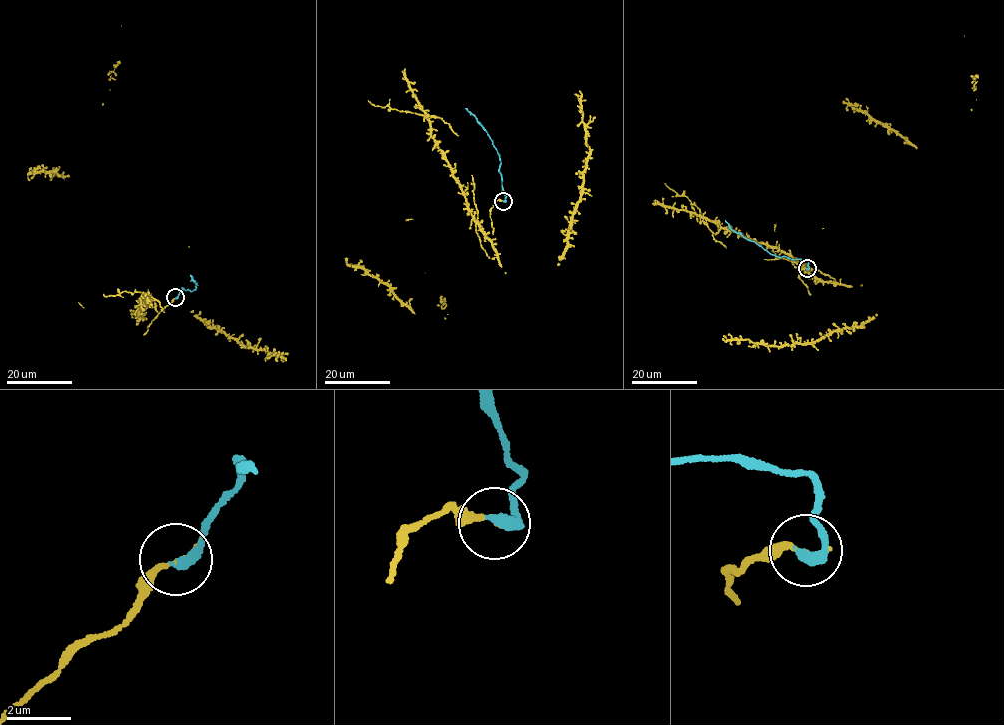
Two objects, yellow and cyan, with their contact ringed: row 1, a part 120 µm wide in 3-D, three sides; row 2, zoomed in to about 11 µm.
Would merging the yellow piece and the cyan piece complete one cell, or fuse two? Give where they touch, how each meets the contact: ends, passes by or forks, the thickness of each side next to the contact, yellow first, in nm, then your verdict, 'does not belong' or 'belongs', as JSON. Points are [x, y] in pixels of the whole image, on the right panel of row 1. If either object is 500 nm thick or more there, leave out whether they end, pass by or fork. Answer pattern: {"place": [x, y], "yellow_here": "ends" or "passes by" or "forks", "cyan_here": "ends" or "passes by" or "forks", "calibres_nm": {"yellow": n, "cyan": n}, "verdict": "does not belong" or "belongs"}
{"place": [807, 268], "yellow_here": "ends", "cyan_here": "ends", "calibres_nm": {"yellow": 60, "cyan": 360}, "verdict": "does not belong"}

